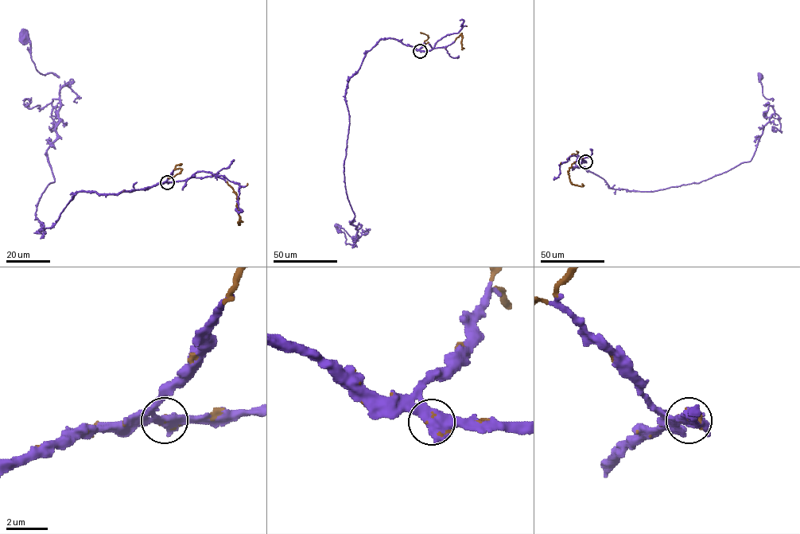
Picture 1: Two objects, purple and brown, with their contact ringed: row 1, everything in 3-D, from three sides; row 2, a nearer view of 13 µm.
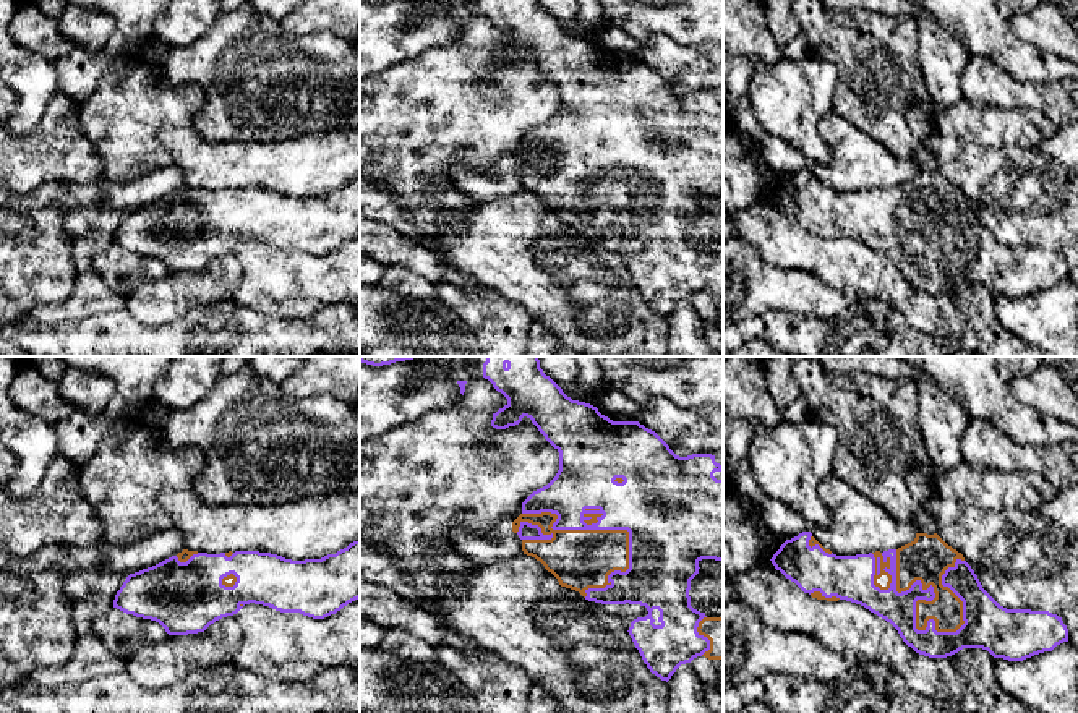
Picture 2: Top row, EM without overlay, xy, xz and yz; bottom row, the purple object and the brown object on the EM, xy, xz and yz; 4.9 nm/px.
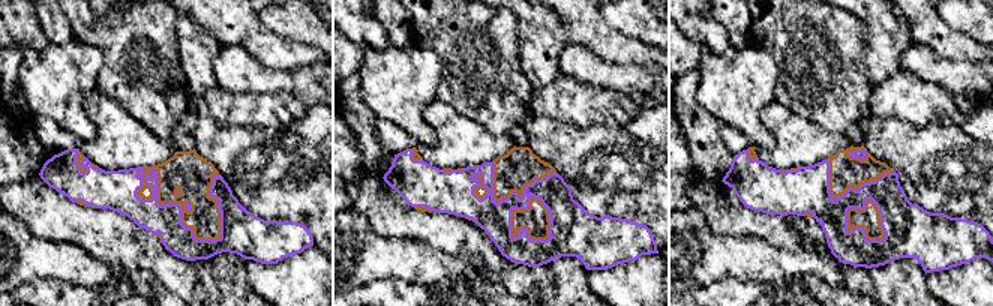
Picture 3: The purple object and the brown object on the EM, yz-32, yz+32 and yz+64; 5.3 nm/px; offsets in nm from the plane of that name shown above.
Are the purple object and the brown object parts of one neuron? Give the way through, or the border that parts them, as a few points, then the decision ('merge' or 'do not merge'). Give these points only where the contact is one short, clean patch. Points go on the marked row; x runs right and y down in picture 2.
merge

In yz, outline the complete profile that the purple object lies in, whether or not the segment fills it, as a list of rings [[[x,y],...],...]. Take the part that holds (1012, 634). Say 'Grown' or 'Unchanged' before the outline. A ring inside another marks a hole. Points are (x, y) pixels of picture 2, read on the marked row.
Grown. [[[802,532],[786,540],[770,561],[812,598],[846,600],[864,606],[890,622],[908,647],[929,658],[947,658],[963,648],[982,648],[994,658],[1023,661],[1068,642],[1068,629],[1057,614],[1000,606],[982,588],[963,554],[937,533],[916,533],[911,543],[898,549],[836,556],[811,532]]]

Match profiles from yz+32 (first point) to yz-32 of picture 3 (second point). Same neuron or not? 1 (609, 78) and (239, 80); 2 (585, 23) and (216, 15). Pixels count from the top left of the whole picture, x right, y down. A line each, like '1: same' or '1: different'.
1: same
2: same

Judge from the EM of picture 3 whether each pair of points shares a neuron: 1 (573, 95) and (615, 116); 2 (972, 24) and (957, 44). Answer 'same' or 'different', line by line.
1: same
2: different

